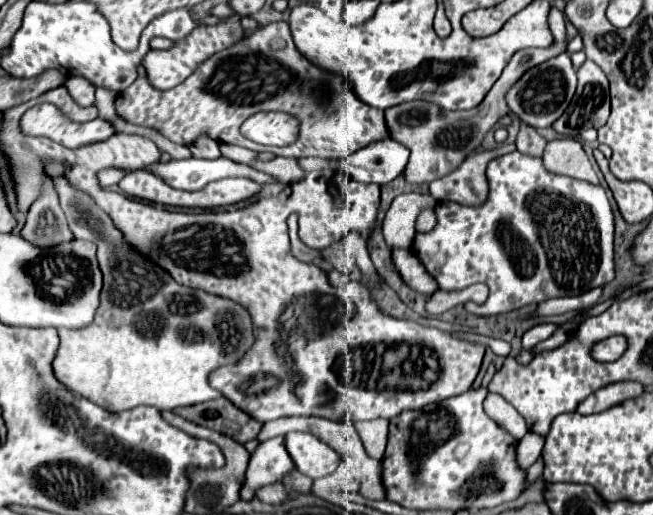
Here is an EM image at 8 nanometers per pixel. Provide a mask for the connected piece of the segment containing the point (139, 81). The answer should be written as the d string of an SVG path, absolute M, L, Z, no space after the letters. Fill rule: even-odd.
M285 21L281 23L269 23L265 27L255 29L251 35L247 35L241 43L235 43L233 47L227 47L213 57L209 57L201 67L187 77L181 85L159 91L153 85L149 85L147 77L137 77L131 87L119 93L117 97L117 113L123 115L127 123L153 127L161 131L167 139L171 139L177 145L191 145L199 135L209 133L219 143L233 143L243 145L251 151L271 151L279 157L321 157L321 159L337 159L345 161L351 153L367 147L369 143L381 141L389 137L389 131L385 129L385 115L381 109L373 109L359 101L355 93L349 89L347 81L341 81L341 75L327 73L315 65L311 65L295 47L289 25ZM259 111L283 111L299 119L299 139L291 147L265 147L257 145L249 139L245 139L239 133L241 123Z

